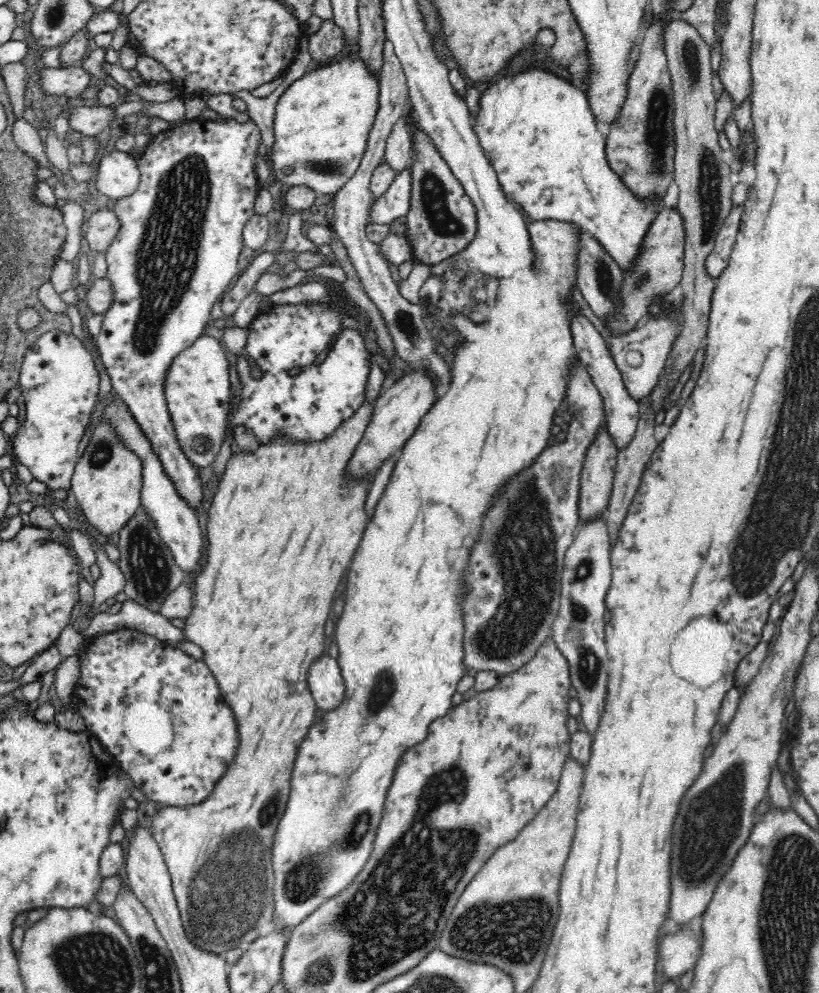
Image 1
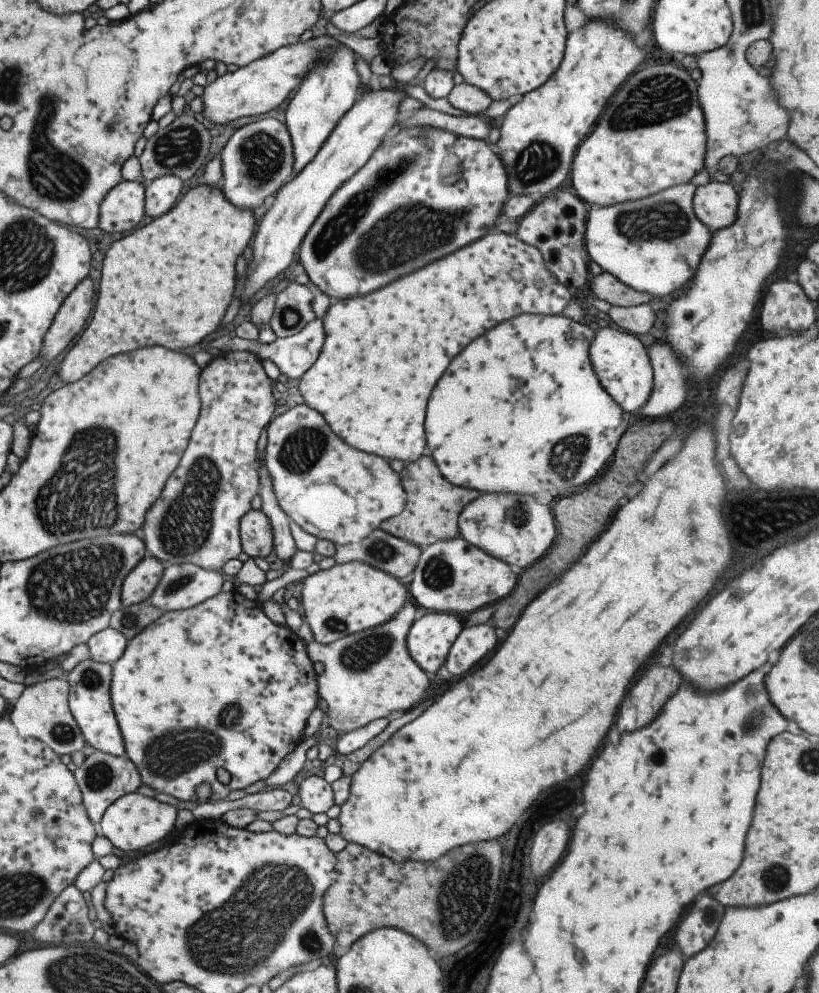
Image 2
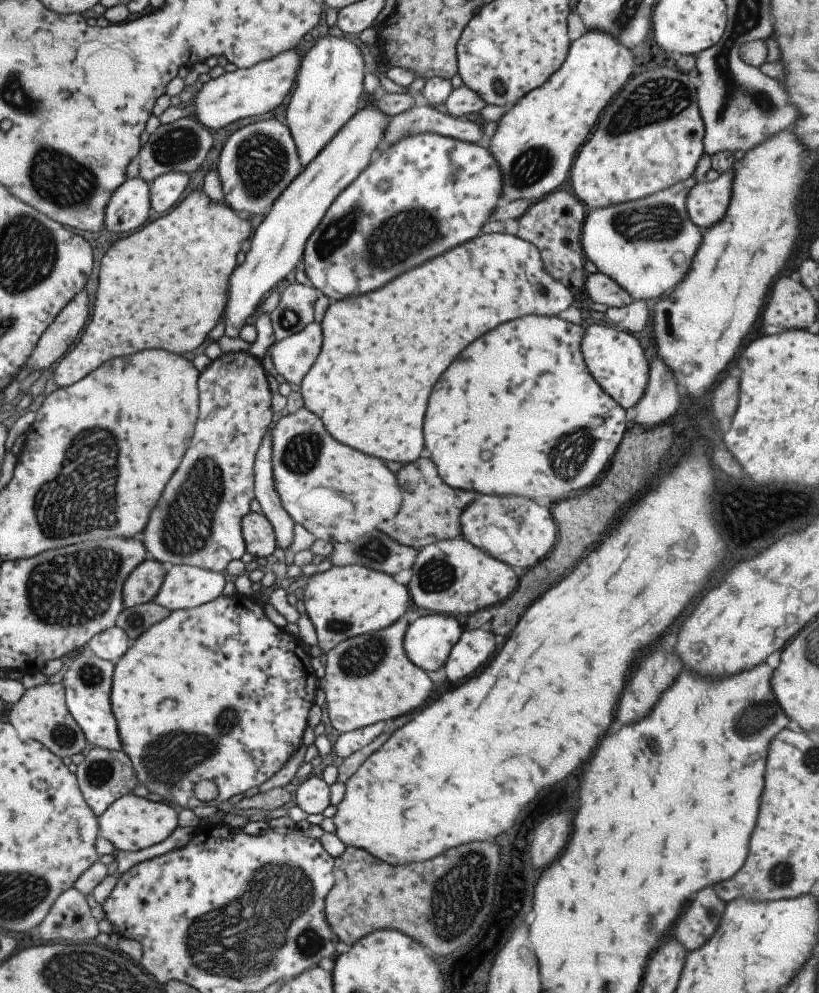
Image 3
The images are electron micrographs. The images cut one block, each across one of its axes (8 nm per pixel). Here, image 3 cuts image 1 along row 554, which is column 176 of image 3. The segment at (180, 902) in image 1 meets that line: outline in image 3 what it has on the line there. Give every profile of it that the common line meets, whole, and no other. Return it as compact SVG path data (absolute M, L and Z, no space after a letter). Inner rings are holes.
M195 190L165 216L115 241L99 262L99 284L91 308L91 318L77 344L73 344L73 348L57 362L51 374L55 384L59 387L73 384L109 358L127 356L135 350L139 352L143 348L161 348L179 354L201 344L223 315L228 278L236 267L235 256L249 234L252 234L251 223L246 216L235 212L225 202L212 201L202 190Z

